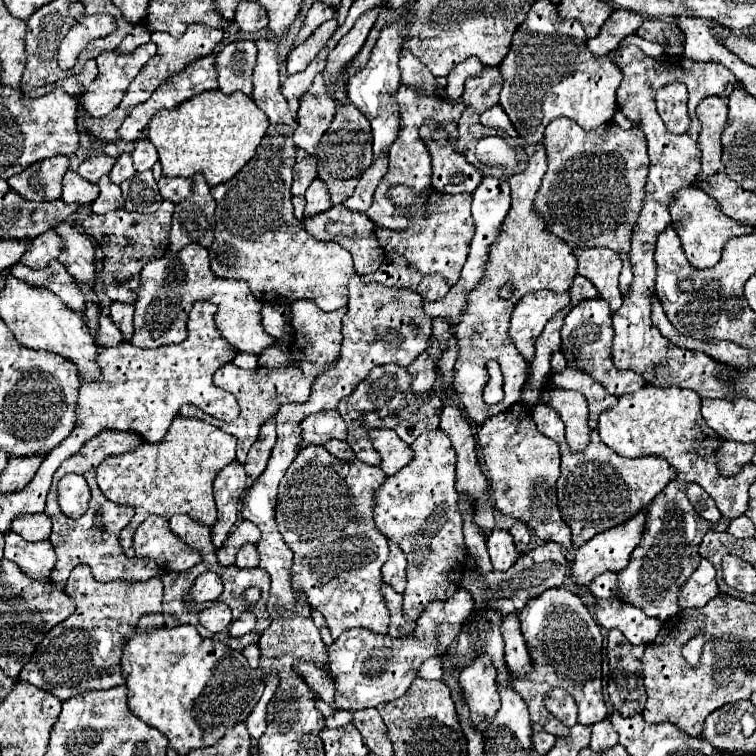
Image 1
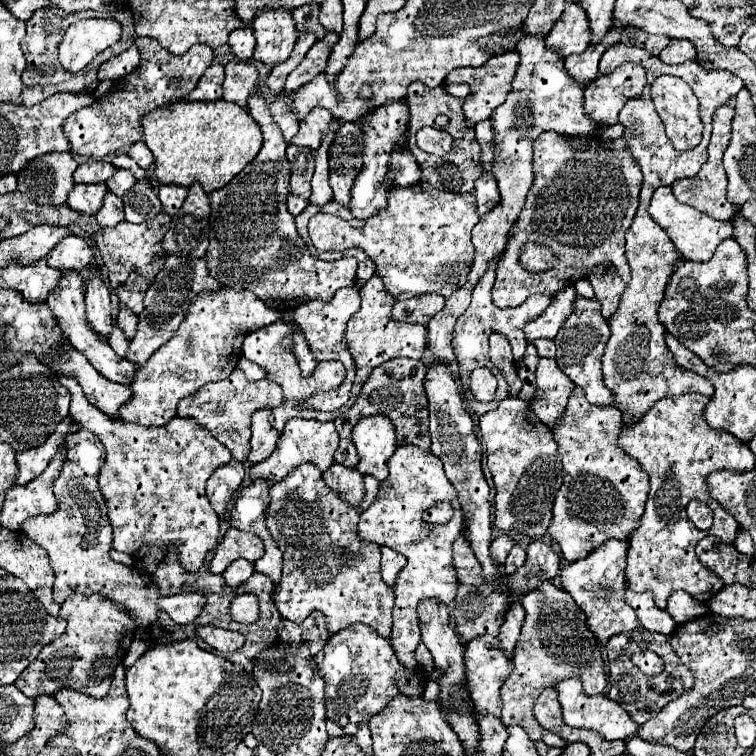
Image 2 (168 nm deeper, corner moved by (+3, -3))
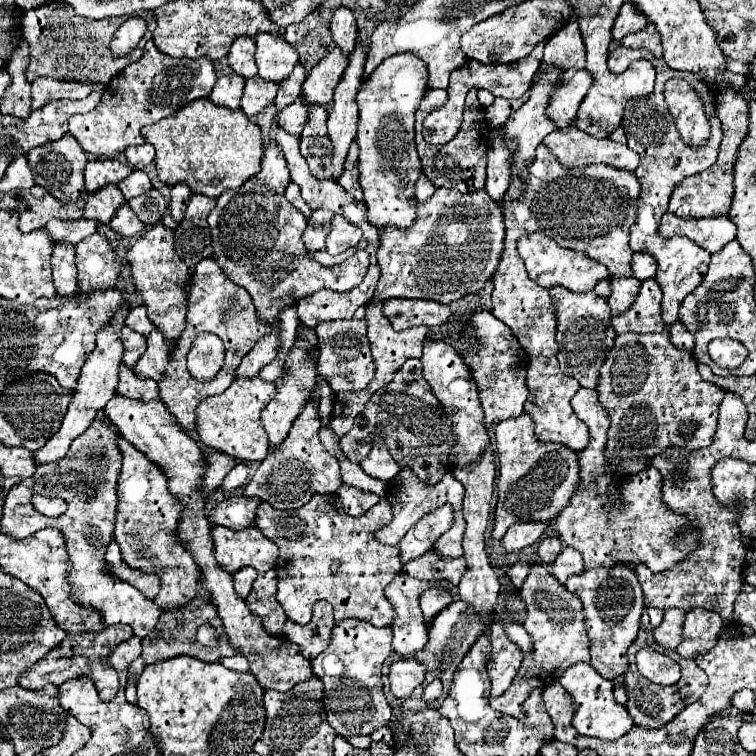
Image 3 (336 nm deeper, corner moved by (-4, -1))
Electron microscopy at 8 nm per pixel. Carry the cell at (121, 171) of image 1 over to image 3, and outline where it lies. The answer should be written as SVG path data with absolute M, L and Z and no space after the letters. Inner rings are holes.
M134 169L124 181L118 183L118 189L122 191L122 195L124 195L126 201L132 199L132 197L136 197L136 195L142 195L150 187L152 187L152 183L150 183L148 175L144 171L140 171L140 169Z

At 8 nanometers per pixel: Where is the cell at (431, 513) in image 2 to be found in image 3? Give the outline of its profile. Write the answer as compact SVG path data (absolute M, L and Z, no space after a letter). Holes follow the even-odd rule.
M442 505L432 513L426 513L398 543L400 547L400 563L406 565L408 561L422 557L430 551L432 541L436 541L442 533L446 533L454 525L454 509L452 505Z

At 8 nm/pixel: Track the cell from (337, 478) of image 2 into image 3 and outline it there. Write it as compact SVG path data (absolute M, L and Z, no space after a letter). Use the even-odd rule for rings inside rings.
M346 483L340 485L338 489L338 497L342 503L342 509L352 515L352 517L360 517L362 513L366 513L370 507L374 507L378 503L378 495L370 493L370 491L362 491L356 487L350 487Z

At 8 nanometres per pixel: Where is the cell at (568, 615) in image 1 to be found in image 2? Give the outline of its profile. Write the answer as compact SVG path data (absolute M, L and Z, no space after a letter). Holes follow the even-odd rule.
M551 581L541 583L541 587L537 587L535 591L523 595L521 605L527 611L527 617L513 651L513 673L501 687L501 719L505 725L523 727L531 741L545 741L551 747L565 747L565 741L561 737L555 737L539 725L533 715L533 705L543 689L555 687L559 681L569 677L579 677L587 695L601 693L607 681L599 643L587 629L585 613L577 607L567 591L559 589Z

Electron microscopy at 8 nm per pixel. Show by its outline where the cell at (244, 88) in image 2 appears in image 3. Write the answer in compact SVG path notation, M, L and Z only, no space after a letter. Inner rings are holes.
M258 75L246 79L244 95L242 95L242 111L248 117L260 113L268 103L274 101L276 91L278 91L278 83L274 81L264 81Z

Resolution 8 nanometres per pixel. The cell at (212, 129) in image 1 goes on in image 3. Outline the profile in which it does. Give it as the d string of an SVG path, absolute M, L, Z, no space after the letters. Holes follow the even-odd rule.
M208 97L196 99L178 113L142 129L148 143L156 147L158 177L166 185L184 181L192 193L218 197L226 189L238 189L250 175L260 171L262 133L242 109L218 107Z

